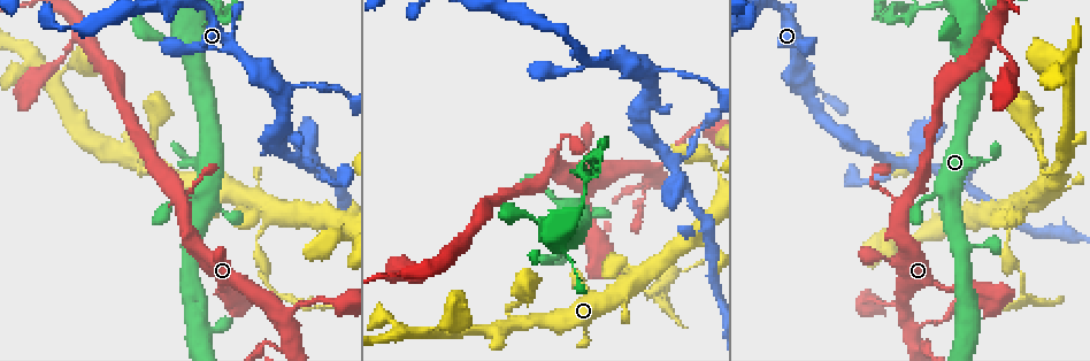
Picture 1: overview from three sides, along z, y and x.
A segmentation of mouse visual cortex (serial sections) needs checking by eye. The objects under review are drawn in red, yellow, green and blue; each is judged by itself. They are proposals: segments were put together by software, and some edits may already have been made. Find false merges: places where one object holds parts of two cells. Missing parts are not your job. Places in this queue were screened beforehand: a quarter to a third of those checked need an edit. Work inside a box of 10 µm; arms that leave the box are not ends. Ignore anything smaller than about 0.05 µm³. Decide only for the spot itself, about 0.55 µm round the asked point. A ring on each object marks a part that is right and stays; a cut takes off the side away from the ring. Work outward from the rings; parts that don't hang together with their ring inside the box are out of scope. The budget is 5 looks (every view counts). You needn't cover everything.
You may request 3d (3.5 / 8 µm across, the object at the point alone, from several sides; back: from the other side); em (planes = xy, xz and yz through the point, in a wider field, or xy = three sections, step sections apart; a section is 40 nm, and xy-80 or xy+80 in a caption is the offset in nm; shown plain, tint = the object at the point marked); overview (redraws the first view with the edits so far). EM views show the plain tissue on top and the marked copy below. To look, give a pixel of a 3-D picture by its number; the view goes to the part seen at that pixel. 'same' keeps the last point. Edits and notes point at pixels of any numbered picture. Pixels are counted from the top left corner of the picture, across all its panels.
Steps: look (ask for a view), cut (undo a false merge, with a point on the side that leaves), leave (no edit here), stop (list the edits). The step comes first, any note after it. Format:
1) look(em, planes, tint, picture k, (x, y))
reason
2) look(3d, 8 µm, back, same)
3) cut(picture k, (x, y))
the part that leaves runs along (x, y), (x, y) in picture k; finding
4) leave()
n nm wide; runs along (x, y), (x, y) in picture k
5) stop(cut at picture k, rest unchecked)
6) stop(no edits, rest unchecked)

look(3d, 8 µm, picture 1, (898, 18))

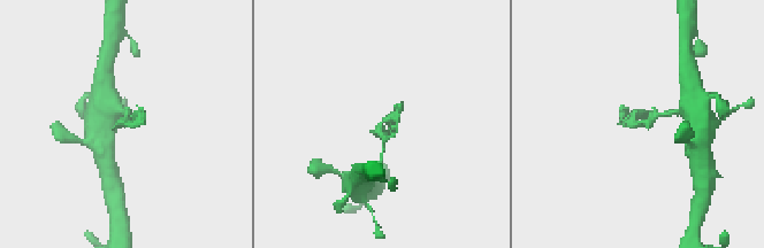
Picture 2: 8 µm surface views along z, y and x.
look(em, xy, step 2, tint, same)

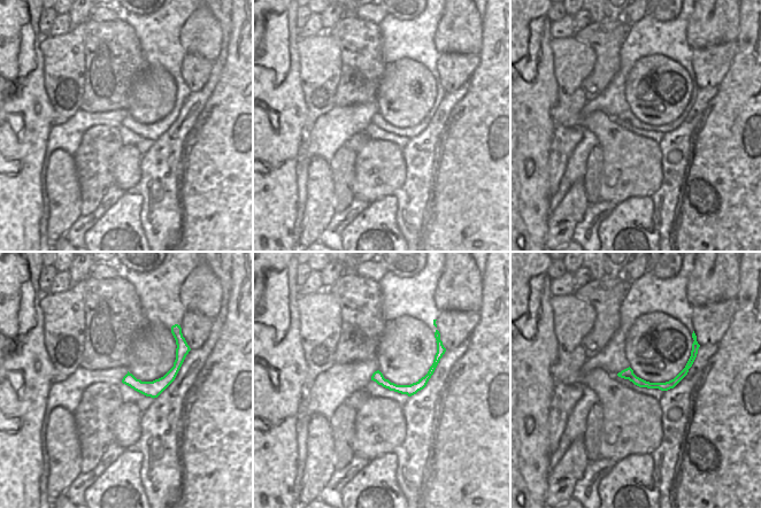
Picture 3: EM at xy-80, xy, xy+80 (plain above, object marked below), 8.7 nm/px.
leave()
runs along (383, 149), (380, 124), (400, 105) in picture 2; all the same cell

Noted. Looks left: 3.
look(3d, 3.5 µm, picture 1, (906, 315))
looks like a crossing

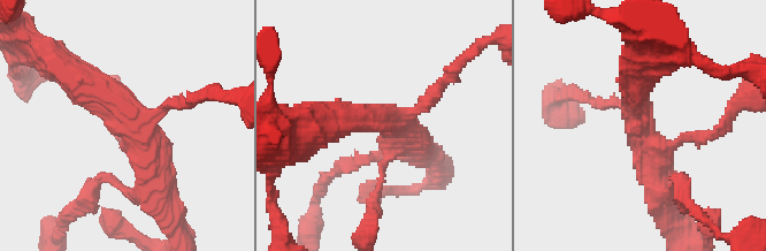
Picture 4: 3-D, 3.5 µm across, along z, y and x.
look(em, xy, step 3, tint, picture 4, (135, 121))
4 arms; arms of 150, 150, 450, 450 nm; shape alone is not enough

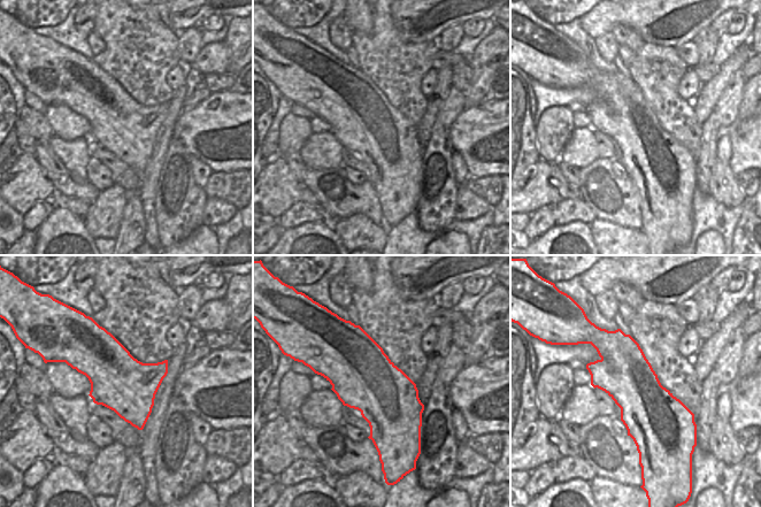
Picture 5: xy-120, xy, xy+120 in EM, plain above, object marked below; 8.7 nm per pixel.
leave()
550 nm wide; runs along (73, 76), (136, 119), (154, 185) in picture 4; all the same cell

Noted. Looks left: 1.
stop(no edits, rest unchecked)

